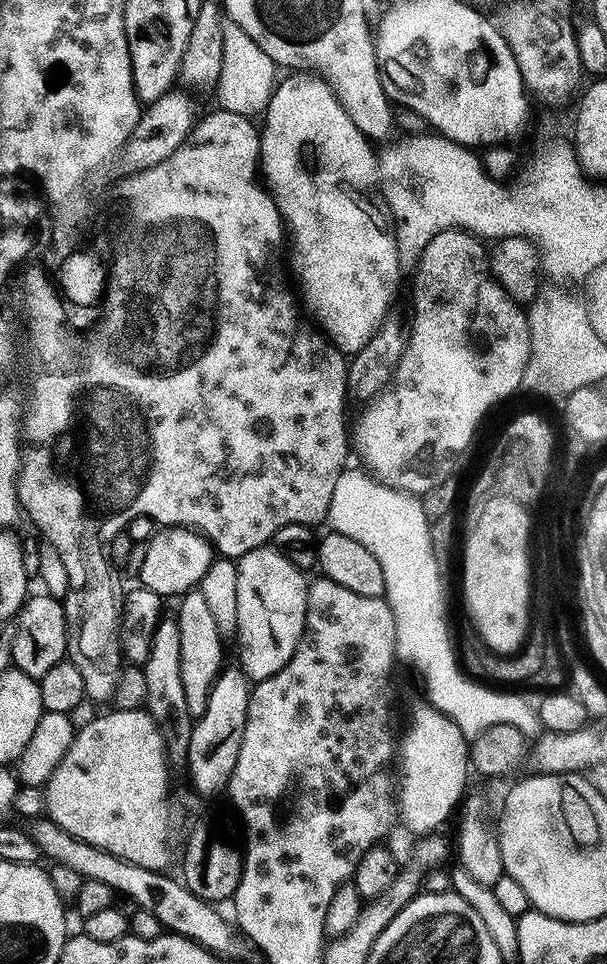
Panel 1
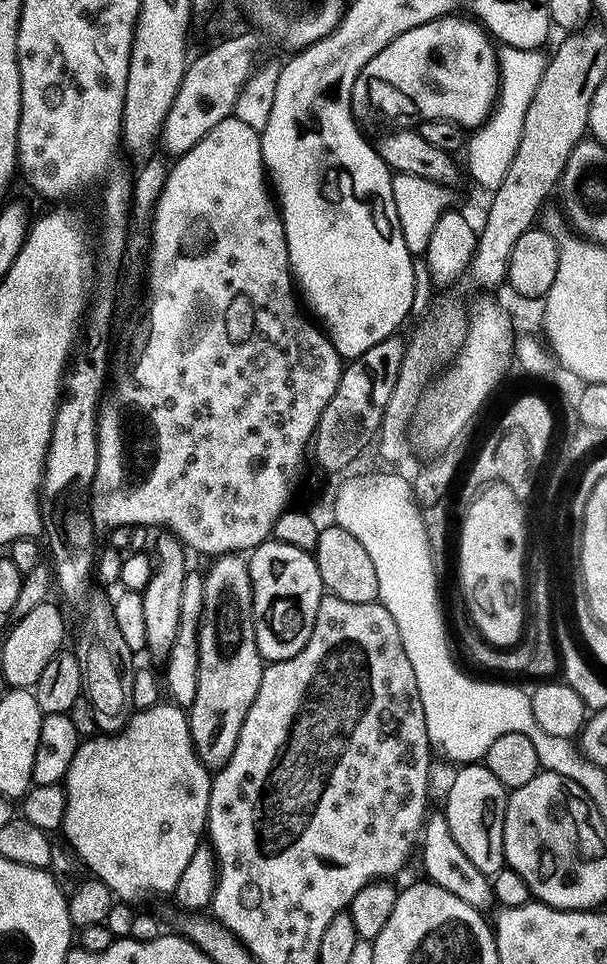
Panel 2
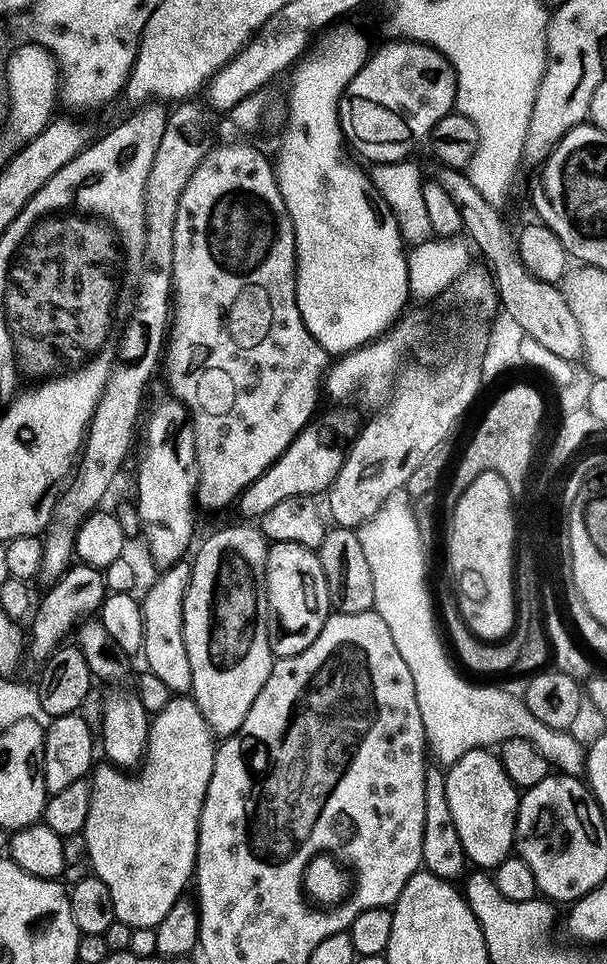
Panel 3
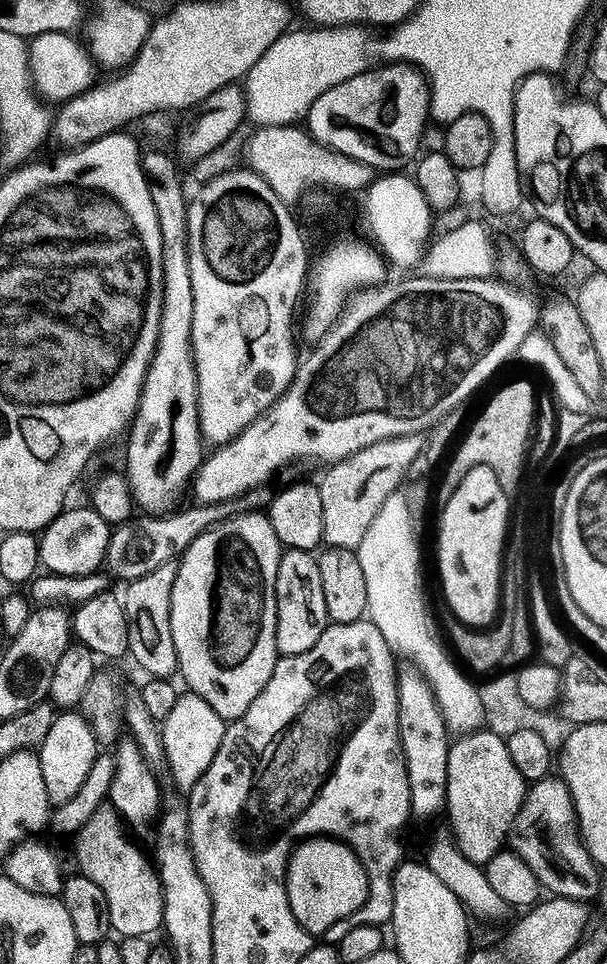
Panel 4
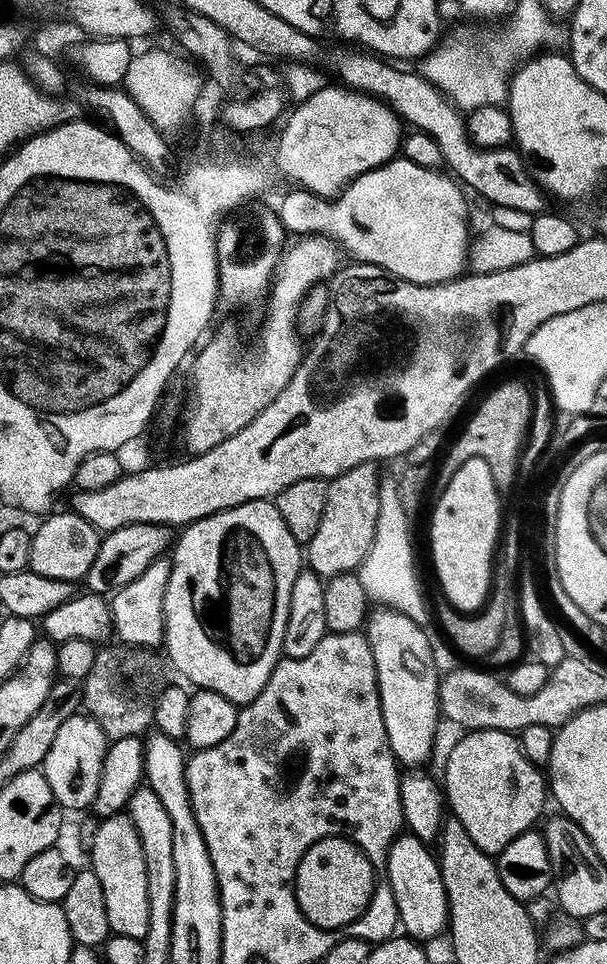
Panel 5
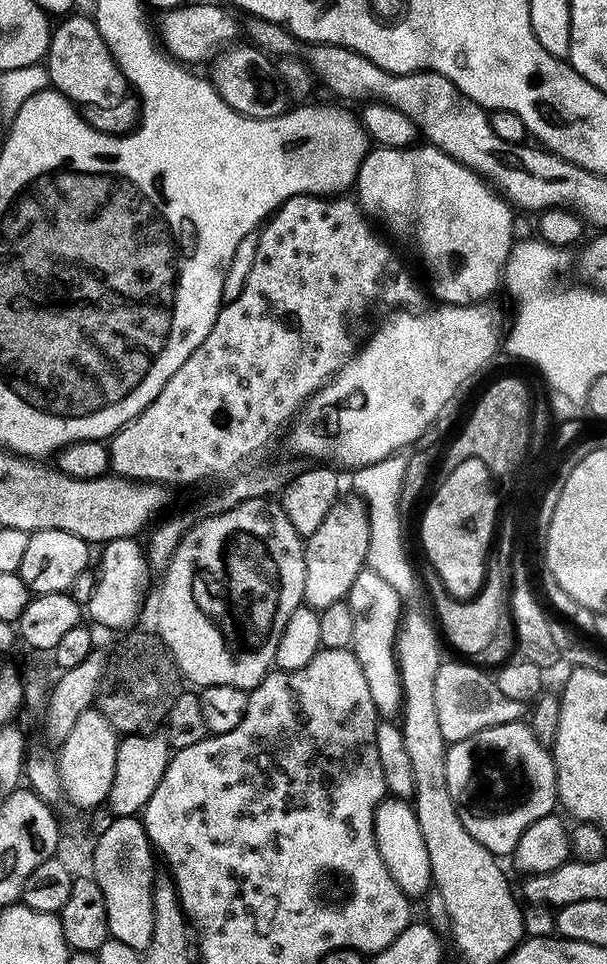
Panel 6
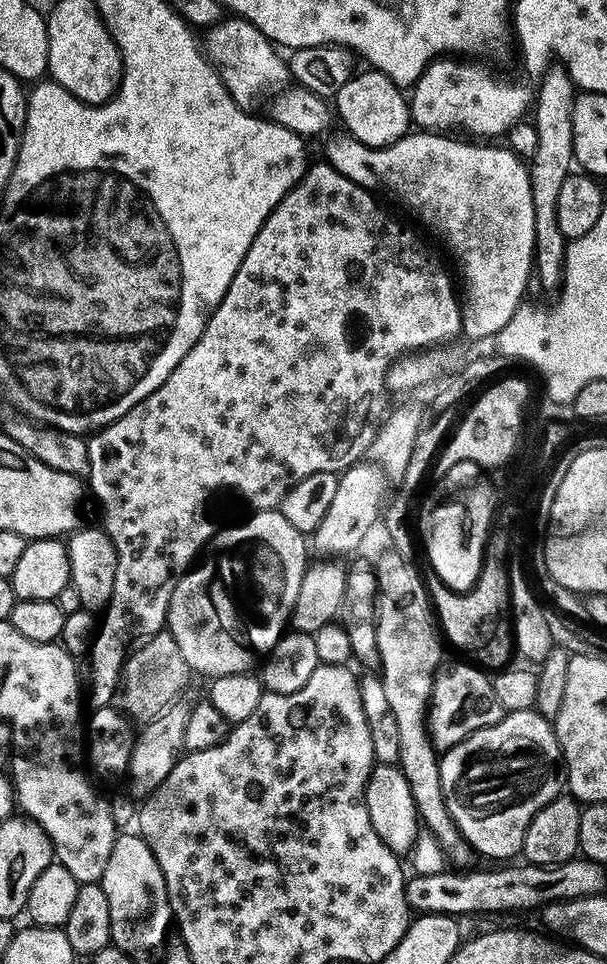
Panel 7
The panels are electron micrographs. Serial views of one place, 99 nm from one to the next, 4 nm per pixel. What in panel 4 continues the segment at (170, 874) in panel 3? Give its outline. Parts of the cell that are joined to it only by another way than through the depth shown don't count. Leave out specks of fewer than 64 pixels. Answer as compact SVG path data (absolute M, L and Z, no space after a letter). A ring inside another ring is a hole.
M191 690L181 691L177 695L174 710L170 710L170 714L162 722L162 735L166 768L167 771L172 771L172 780L178 787L191 790L198 778L202 778L214 754L218 754L218 746L222 746L225 727L226 721L217 714L214 706L210 706L210 702L206 702L206 698ZM103 806L90 818L86 827L84 840L84 860L88 863L86 874L98 886L102 886L102 894L106 894L106 902L110 906L111 931L117 937L145 936L151 937L152 931L159 929L164 923L164 894L160 886L157 869L144 857L144 852L128 837L129 829L119 813L111 806Z

